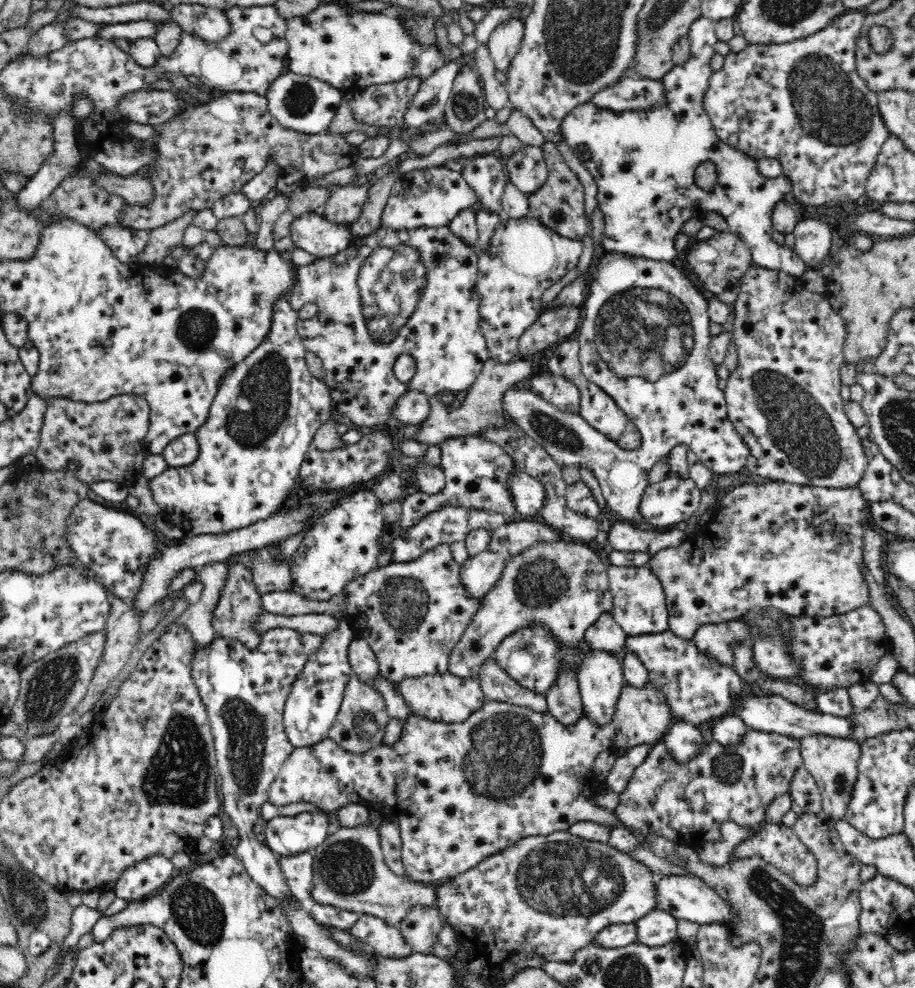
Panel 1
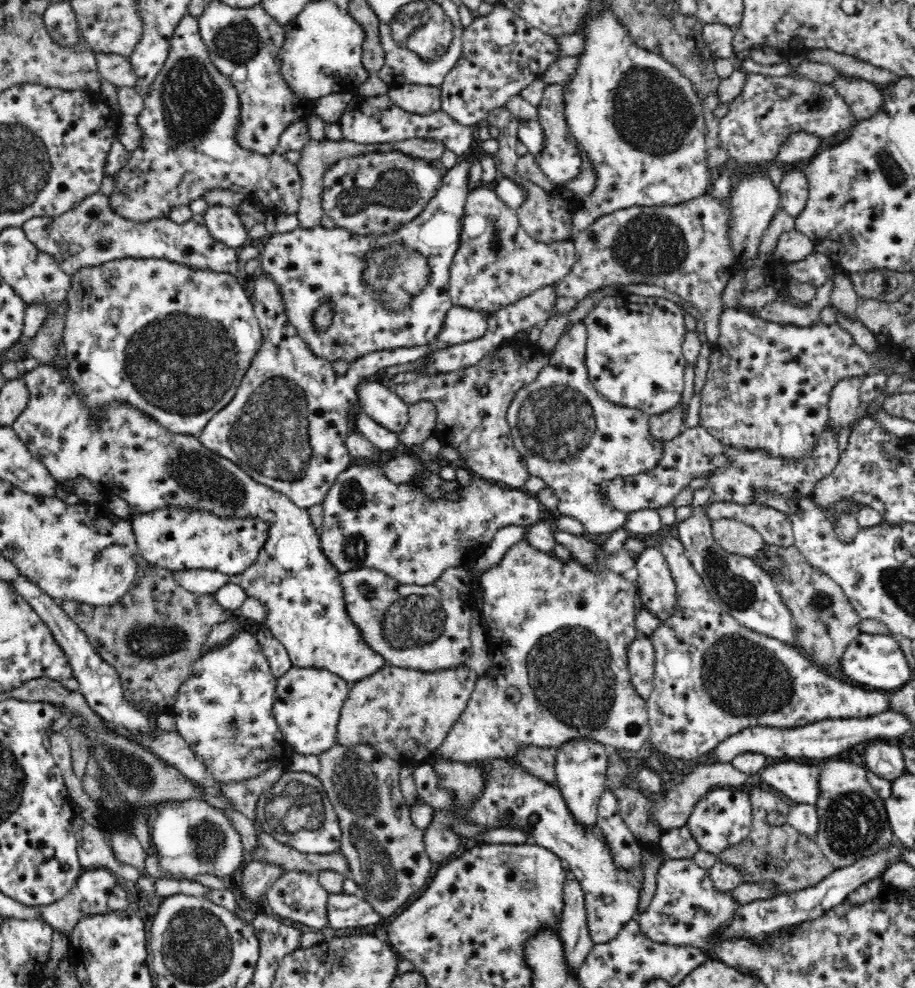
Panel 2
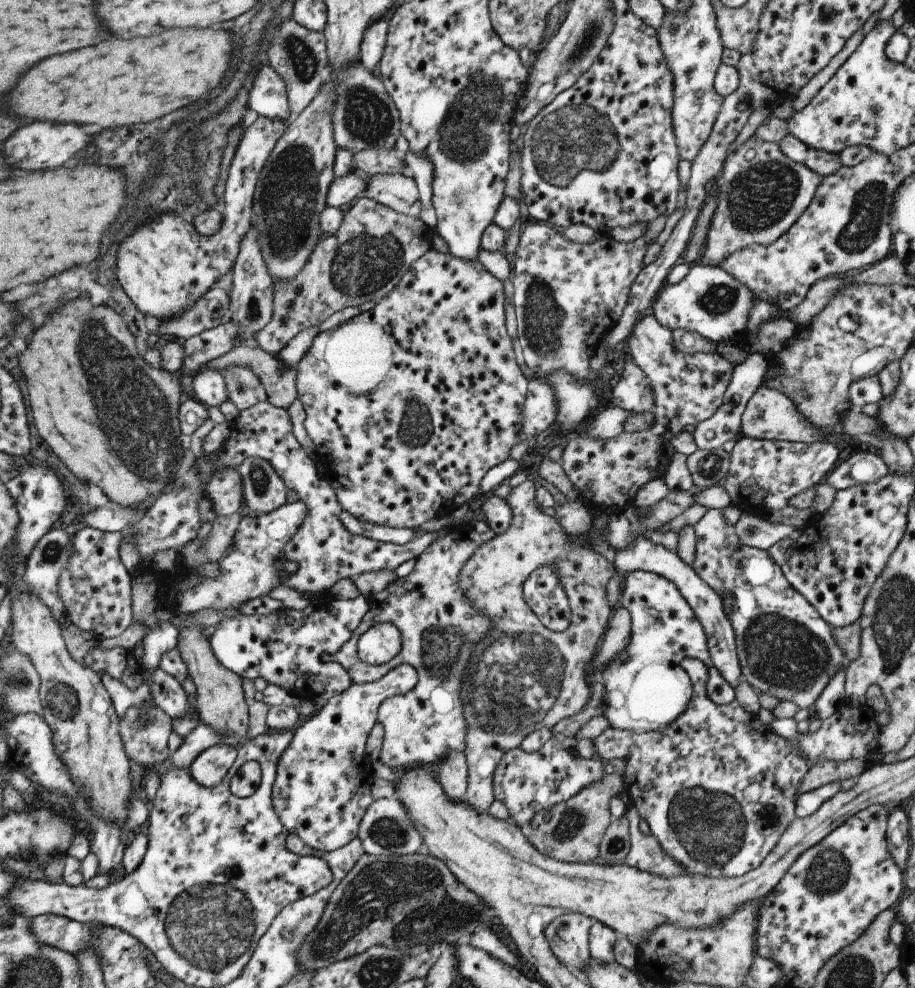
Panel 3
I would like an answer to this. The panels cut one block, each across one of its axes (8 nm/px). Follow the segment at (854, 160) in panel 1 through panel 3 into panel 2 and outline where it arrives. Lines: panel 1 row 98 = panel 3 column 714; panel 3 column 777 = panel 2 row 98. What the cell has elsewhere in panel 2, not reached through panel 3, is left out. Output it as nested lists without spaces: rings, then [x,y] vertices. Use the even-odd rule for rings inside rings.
[[[747,74],[745,90],[736,96],[734,102],[729,104],[728,114],[720,119],[719,140],[723,148],[728,151],[731,162],[748,162],[748,166],[774,162],[782,144],[788,135],[793,132],[806,131],[819,136],[820,139],[834,136],[838,132],[850,130],[860,120],[854,120],[847,104],[834,92],[830,84],[818,85],[803,77],[794,76],[761,76],[760,74]]]

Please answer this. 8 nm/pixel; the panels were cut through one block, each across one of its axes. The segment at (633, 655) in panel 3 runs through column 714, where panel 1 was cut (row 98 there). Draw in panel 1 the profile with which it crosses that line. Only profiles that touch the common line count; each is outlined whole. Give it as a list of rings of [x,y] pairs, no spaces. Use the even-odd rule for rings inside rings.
[[[701,16],[694,20],[687,35],[691,56],[684,66],[674,65],[672,72],[668,72],[661,80],[667,94],[665,107],[645,111],[624,109],[618,112],[610,108],[600,108],[590,100],[579,104],[560,120],[560,135],[596,181],[597,206],[598,210],[604,213],[604,234],[601,240],[604,252],[675,263],[677,254],[674,236],[682,230],[682,224],[692,218],[700,219],[713,210],[719,212],[727,220],[729,230],[749,246],[754,264],[800,278],[810,267],[792,249],[781,246],[772,239],[773,208],[782,201],[785,194],[792,192],[790,179],[784,174],[773,179],[762,176],[755,158],[721,143],[703,107],[704,95],[713,74],[710,60],[716,54],[715,48],[719,42],[716,26],[717,22],[710,18]],[[702,163],[712,163],[716,169],[717,183],[710,192],[695,183],[695,170]]]

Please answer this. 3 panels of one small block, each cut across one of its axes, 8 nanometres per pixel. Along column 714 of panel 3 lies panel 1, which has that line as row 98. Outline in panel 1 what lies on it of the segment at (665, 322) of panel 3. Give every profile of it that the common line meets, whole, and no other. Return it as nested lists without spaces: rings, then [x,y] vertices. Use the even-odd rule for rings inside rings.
[[[286,72],[280,76],[266,93],[267,105],[271,115],[282,127],[306,135],[326,133],[330,128],[336,109],[342,102],[342,92],[324,82]]]

